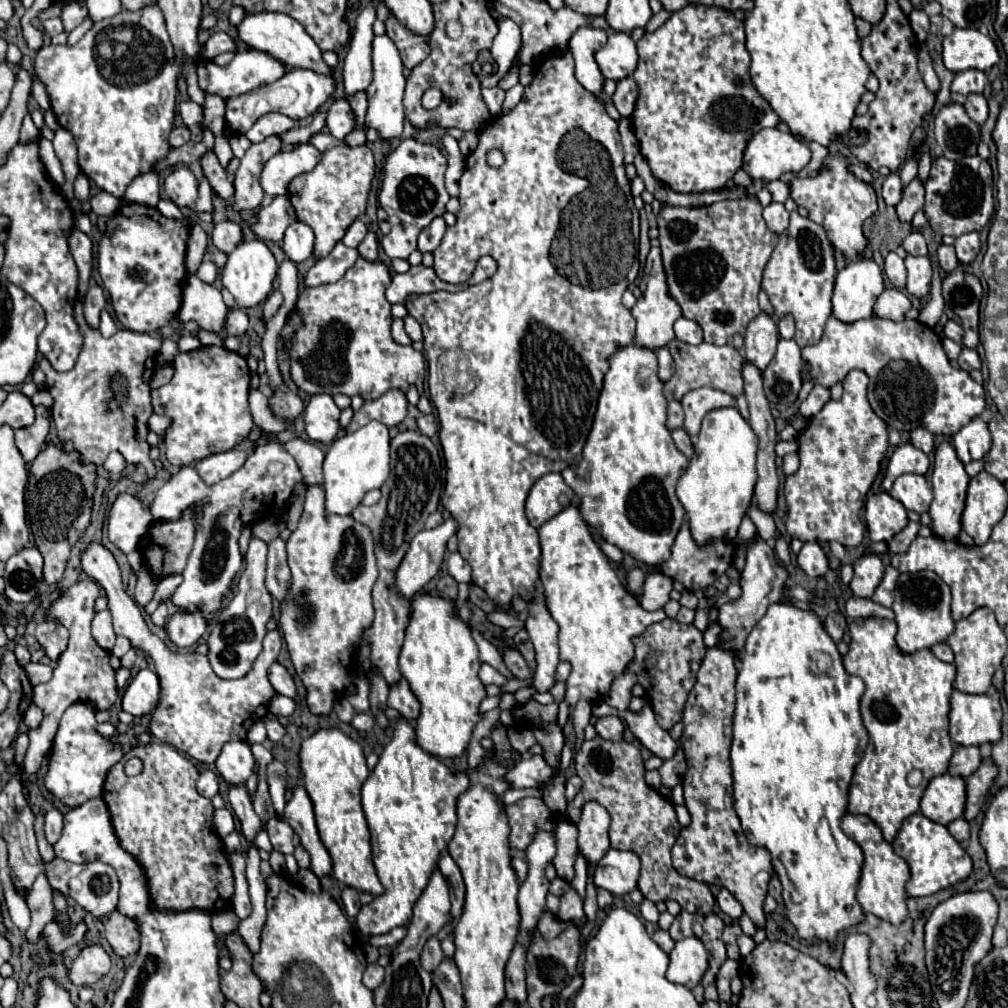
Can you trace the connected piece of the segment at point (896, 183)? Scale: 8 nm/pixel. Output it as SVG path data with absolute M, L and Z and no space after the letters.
M889 173L885 177L885 183L883 183L883 199L887 205L897 205L899 199L901 199L901 191L903 191L903 185L901 185L901 179L897 173Z

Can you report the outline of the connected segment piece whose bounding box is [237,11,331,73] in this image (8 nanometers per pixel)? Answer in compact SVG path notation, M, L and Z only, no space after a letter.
M261 11L261 13L247 13L245 19L237 25L239 39L247 43L251 49L263 51L279 59L285 67L301 67L301 69L311 69L317 73L331 73L327 63L321 59L321 49L317 43L307 35L301 23L297 23L293 17L285 13L273 13L273 11Z

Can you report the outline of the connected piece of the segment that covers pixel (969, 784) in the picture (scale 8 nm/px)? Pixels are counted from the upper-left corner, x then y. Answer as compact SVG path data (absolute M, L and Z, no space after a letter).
M983 761L981 767L975 771L975 775L969 775L965 779L965 787L967 787L967 803L965 803L965 819L971 823L975 819L975 815L979 813L979 809L985 803L987 791L991 781L997 775L997 767L989 761Z

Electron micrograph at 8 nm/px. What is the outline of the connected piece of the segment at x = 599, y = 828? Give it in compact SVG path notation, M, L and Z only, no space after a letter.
M587 801L581 809L581 819L577 823L579 829L579 849L587 861L597 863L609 851L609 815L603 805L597 801Z

